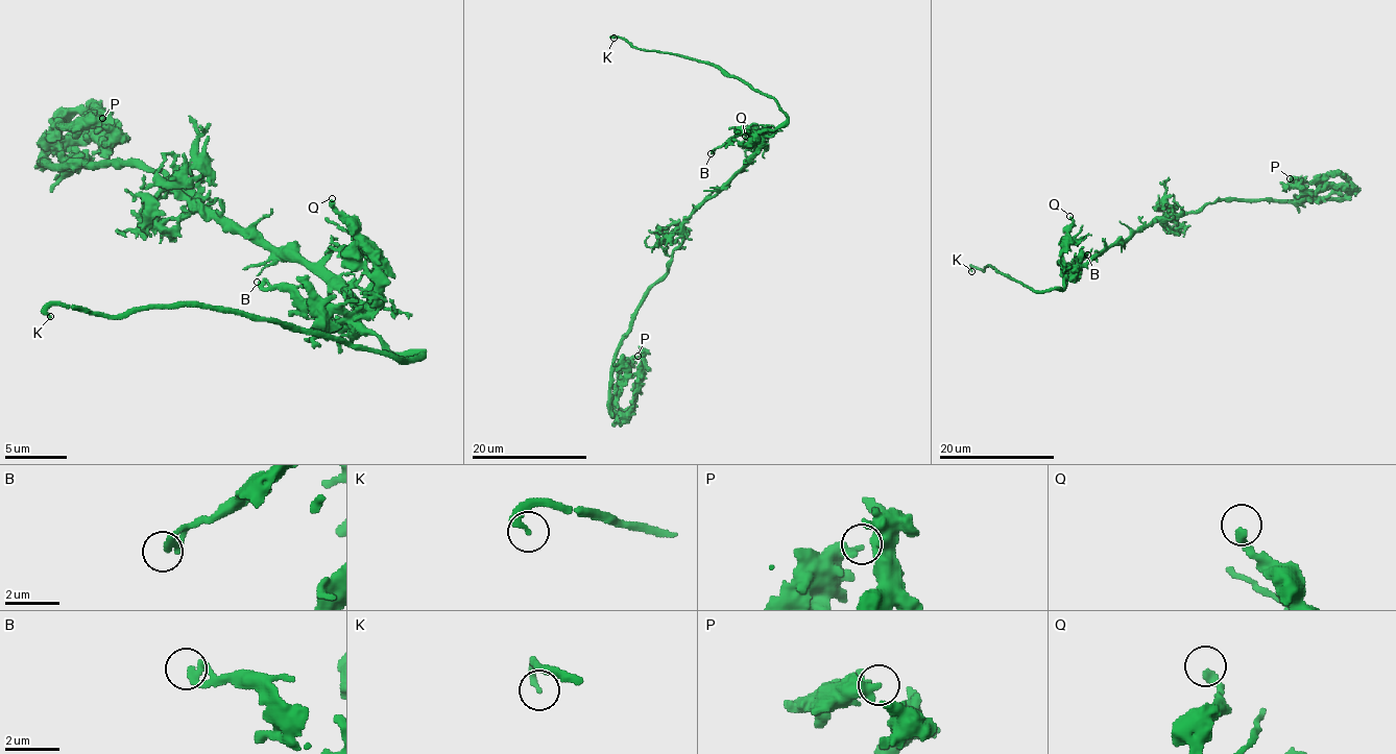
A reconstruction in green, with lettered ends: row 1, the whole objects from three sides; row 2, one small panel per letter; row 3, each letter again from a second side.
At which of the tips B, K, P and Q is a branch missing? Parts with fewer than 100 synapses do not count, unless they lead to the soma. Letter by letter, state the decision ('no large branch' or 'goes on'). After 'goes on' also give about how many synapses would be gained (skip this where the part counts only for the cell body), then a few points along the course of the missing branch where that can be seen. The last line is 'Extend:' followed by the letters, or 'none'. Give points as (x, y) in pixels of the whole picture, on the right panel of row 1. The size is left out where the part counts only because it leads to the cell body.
B: no large branch
K: goes on; course (971, 271), (964, 260), (971, 253), (970, 235), (975, 217), (982, 213)
P: no large branch
Q: no large branch
Extend: K

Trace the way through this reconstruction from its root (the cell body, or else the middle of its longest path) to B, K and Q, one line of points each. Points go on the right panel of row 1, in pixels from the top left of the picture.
B: (1116, 239), (1100, 254), (1094, 254), (1083, 266), (1067, 272), (1077, 260), (1087, 254)
K: (1116, 239), (1083, 266), (1073, 268), (1062, 288), (1034, 291), (993, 266), (983, 271), (970, 265), (971, 271)
Q: (1116, 239), (1084, 264), (1068, 265), (1062, 257), (1062, 241), (1073, 221), (1069, 216)

